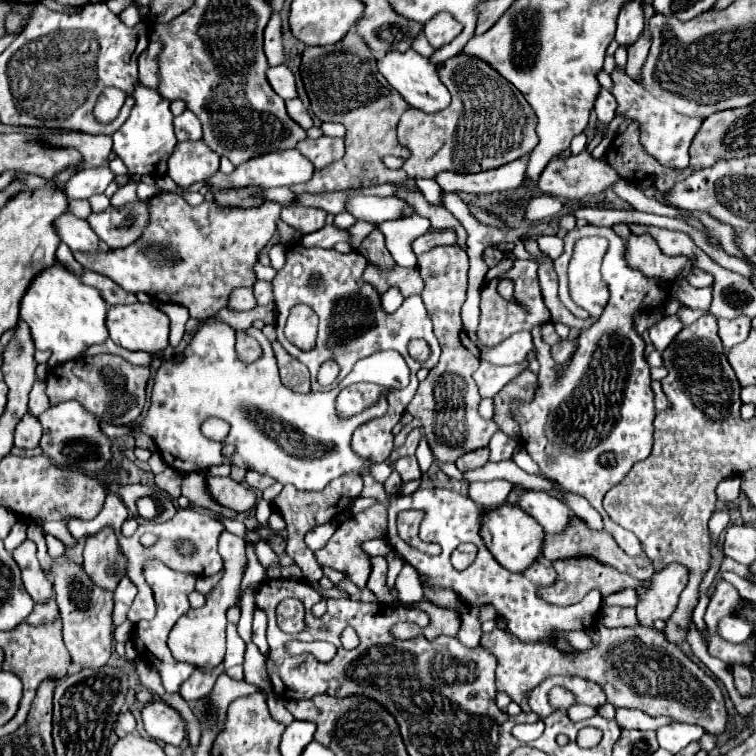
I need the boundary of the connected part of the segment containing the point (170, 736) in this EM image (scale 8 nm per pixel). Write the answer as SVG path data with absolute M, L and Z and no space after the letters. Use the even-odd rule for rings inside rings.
M157 700L153 704L147 704L143 708L143 724L145 730L151 738L173 744L173 746L181 746L187 732L185 732L185 724L181 714L171 708L167 702Z

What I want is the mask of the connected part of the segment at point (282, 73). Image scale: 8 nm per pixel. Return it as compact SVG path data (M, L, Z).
M281 64L281 66L269 68L267 78L269 78L269 84L275 88L275 92L279 92L279 96L283 96L285 100L299 96L299 92L297 92L297 80L295 80L293 72L289 70L289 66Z

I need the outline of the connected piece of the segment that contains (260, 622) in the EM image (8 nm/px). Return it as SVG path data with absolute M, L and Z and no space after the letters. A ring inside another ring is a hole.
M255 608L253 616L253 642L259 646L259 650L265 654L269 650L269 644L265 640L265 630L267 630L267 614L259 608Z

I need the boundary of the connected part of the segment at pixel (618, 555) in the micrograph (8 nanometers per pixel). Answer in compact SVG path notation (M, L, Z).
M579 520L579 524L575 524L575 528L567 528L567 532L563 532L563 536L547 536L547 544L543 546L543 556L551 562L555 560L567 560L567 558L593 558L605 566L617 568L623 574L629 574L633 578L639 580L649 580L653 576L653 568L651 562L641 554L641 556L627 556L613 540L613 536L605 530L595 532L591 528L585 526L583 520Z

